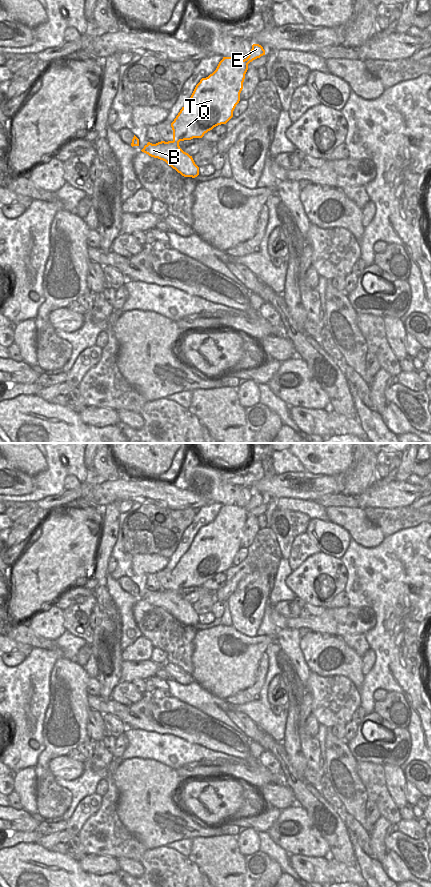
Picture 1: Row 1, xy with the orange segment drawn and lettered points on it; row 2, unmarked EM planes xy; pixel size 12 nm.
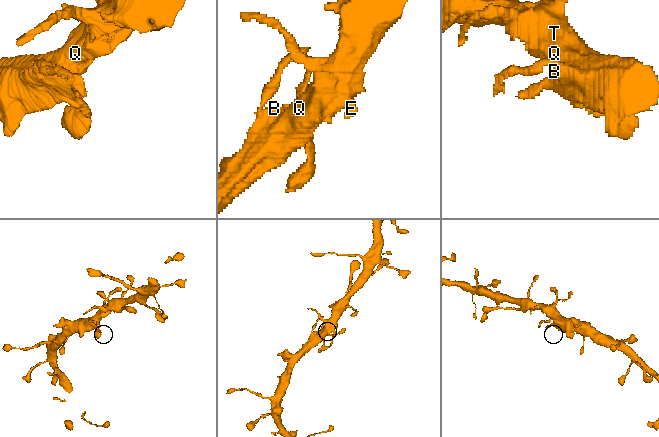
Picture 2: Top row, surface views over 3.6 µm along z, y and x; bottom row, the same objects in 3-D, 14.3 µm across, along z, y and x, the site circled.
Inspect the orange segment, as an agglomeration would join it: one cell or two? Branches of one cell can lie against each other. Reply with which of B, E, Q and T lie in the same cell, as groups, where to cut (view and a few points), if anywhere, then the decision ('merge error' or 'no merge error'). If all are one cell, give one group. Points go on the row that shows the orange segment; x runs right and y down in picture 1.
B E Q T; no cut; no merge error

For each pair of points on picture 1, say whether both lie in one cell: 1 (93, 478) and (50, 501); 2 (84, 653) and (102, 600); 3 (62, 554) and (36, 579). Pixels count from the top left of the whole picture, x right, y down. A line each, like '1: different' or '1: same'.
1: same
2: different
3: same

